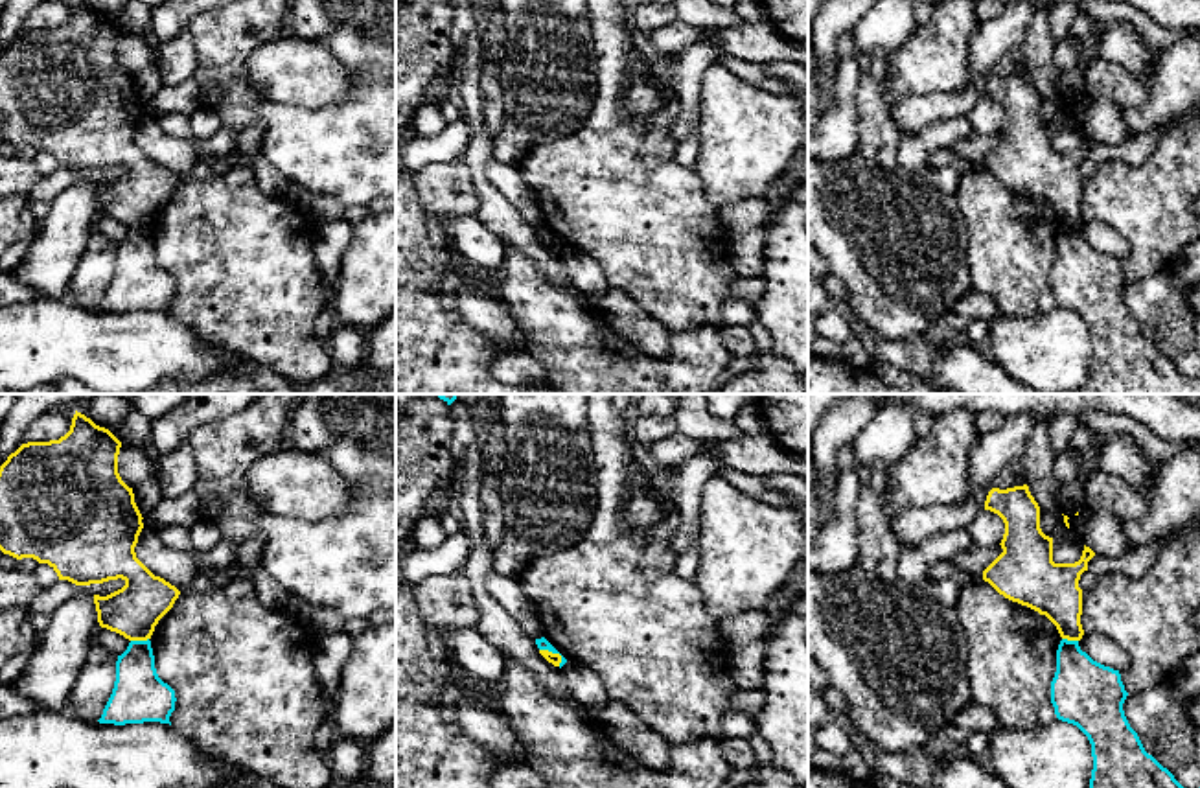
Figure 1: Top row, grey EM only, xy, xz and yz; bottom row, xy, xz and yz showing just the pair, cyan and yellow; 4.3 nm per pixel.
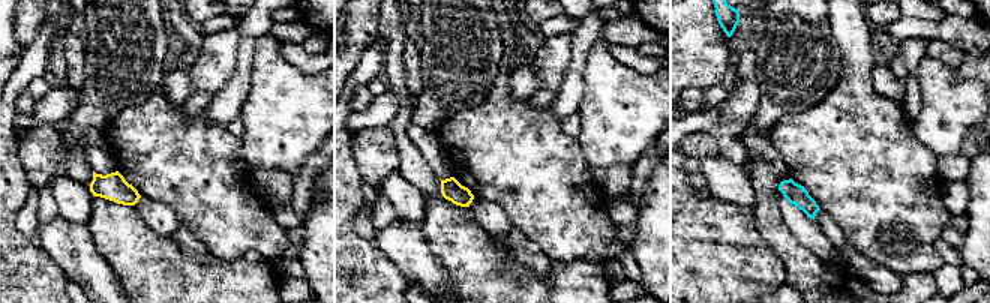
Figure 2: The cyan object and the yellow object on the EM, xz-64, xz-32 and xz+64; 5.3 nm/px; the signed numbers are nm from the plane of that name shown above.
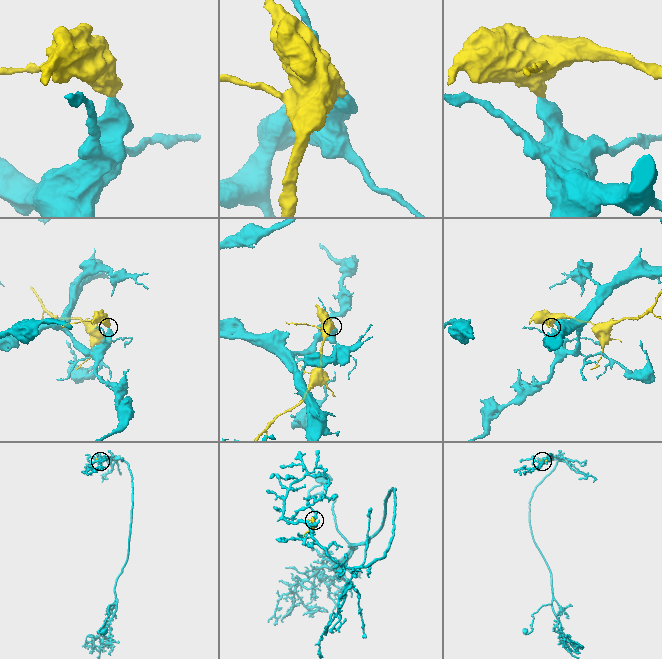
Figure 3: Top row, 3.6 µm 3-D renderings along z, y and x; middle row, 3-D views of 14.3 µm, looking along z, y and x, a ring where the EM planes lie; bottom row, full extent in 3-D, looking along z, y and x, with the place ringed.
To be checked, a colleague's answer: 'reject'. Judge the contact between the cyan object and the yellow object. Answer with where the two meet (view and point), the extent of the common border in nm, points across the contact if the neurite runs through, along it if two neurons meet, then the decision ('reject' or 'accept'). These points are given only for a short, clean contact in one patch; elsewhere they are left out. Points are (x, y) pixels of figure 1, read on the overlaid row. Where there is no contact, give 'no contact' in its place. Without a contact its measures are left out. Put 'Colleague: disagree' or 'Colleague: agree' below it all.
contact xz (554, 652); length 120 nm; border xz (540, 648), (556, 652), (560, 665); reject
Colleague: agree

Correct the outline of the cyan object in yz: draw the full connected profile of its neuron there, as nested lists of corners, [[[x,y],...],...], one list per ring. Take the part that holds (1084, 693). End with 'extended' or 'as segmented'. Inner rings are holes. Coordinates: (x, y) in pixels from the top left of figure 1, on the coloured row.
[[[1060,641],[1051,703],[1056,718],[1077,725],[1091,744],[1090,788],[1183,788],[1145,751],[1125,716],[1126,696],[1119,670],[1093,661],[1079,641]]] | as segmented

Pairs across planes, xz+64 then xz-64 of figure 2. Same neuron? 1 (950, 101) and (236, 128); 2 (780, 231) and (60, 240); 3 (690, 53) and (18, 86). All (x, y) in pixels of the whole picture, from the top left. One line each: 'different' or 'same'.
1: different
2: different
3: different

